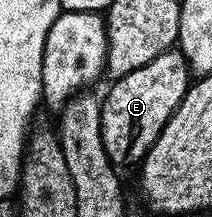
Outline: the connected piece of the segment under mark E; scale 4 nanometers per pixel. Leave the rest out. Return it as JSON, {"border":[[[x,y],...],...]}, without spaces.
{"border":[[[177,48],[156,55],[152,63],[144,63],[136,71],[117,78],[107,91],[102,103],[102,138],[104,151],[108,151],[115,166],[137,166],[162,133],[168,119],[178,109],[186,90],[192,84],[190,65]]]}

